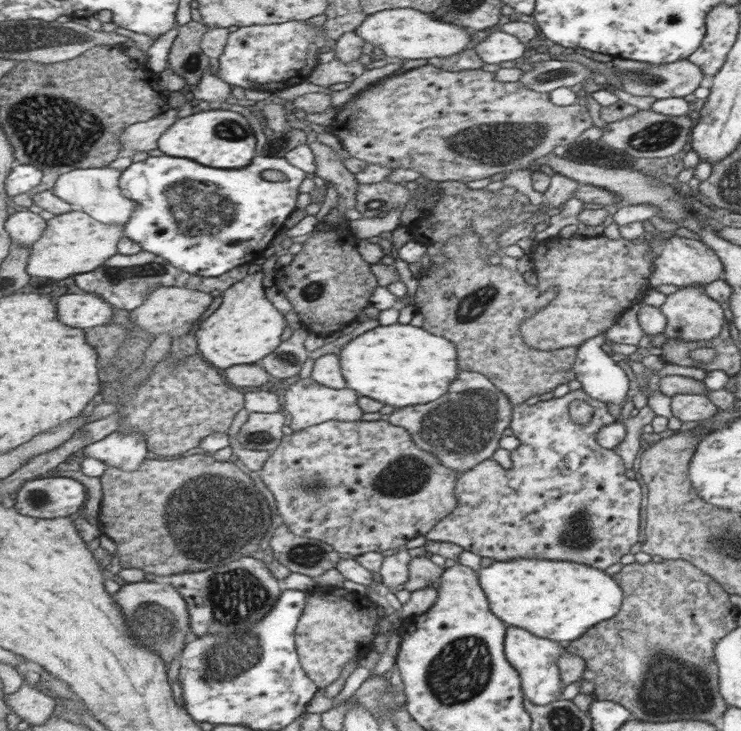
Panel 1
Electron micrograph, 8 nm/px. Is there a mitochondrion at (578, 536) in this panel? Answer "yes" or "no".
yes

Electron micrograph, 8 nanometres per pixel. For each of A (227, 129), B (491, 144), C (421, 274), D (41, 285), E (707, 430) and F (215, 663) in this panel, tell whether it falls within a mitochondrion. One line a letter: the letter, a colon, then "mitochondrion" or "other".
A: mitochondrion
B: mitochondrion
C: other
D: other
E: other
F: mitochondrion

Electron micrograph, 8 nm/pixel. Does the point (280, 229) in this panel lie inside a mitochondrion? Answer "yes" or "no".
no

